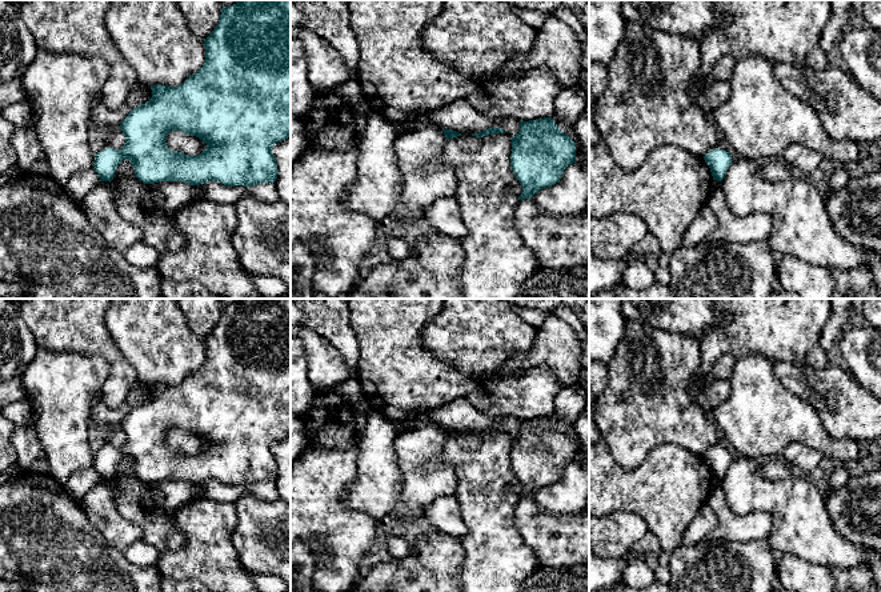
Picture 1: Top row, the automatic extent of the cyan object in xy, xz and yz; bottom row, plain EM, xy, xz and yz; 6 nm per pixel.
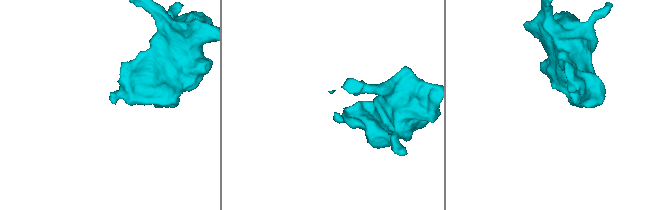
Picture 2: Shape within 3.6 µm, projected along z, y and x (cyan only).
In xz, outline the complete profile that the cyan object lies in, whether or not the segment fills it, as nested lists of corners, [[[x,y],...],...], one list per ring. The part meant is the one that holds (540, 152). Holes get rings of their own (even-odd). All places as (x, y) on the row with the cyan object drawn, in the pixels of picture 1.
[[[552,117],[521,120],[518,133],[510,140],[510,168],[522,187],[518,200],[532,199],[540,189],[558,183],[565,168],[576,163],[576,143],[558,129]]]

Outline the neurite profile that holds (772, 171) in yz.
[[[778,160],[762,161],[760,175],[764,180],[778,181],[792,179],[789,167]]]

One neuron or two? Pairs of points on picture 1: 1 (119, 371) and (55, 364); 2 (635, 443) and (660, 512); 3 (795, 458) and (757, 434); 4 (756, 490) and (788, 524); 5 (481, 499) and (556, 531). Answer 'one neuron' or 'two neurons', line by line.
1: two neurons
2: two neurons
3: two neurons
4: one neuron
5: two neurons

